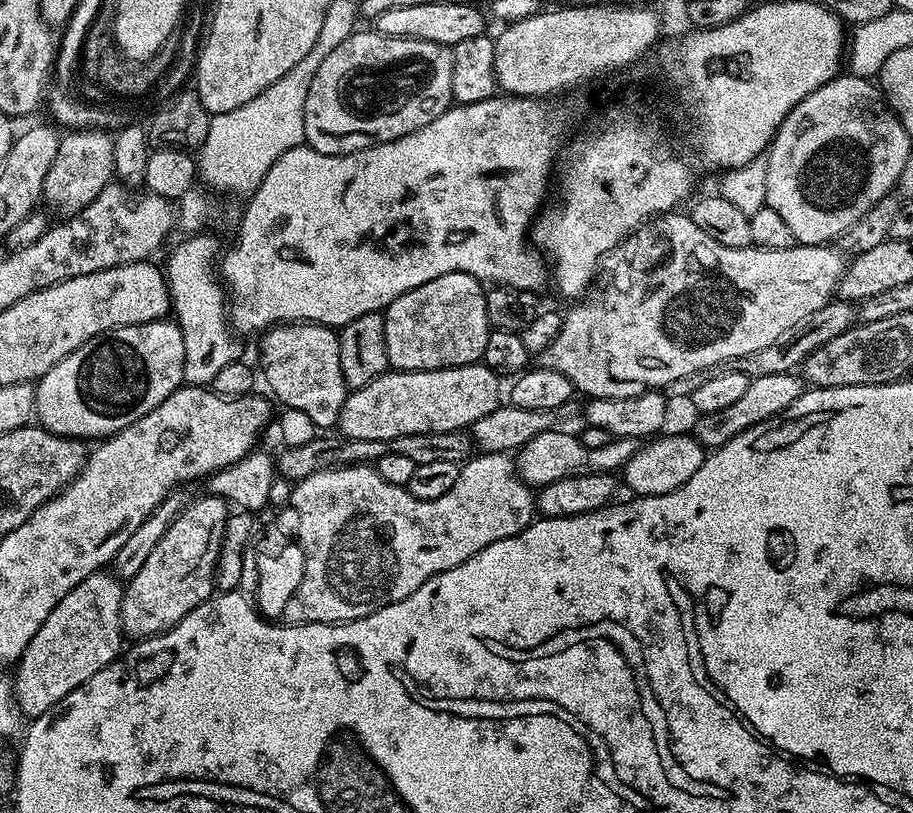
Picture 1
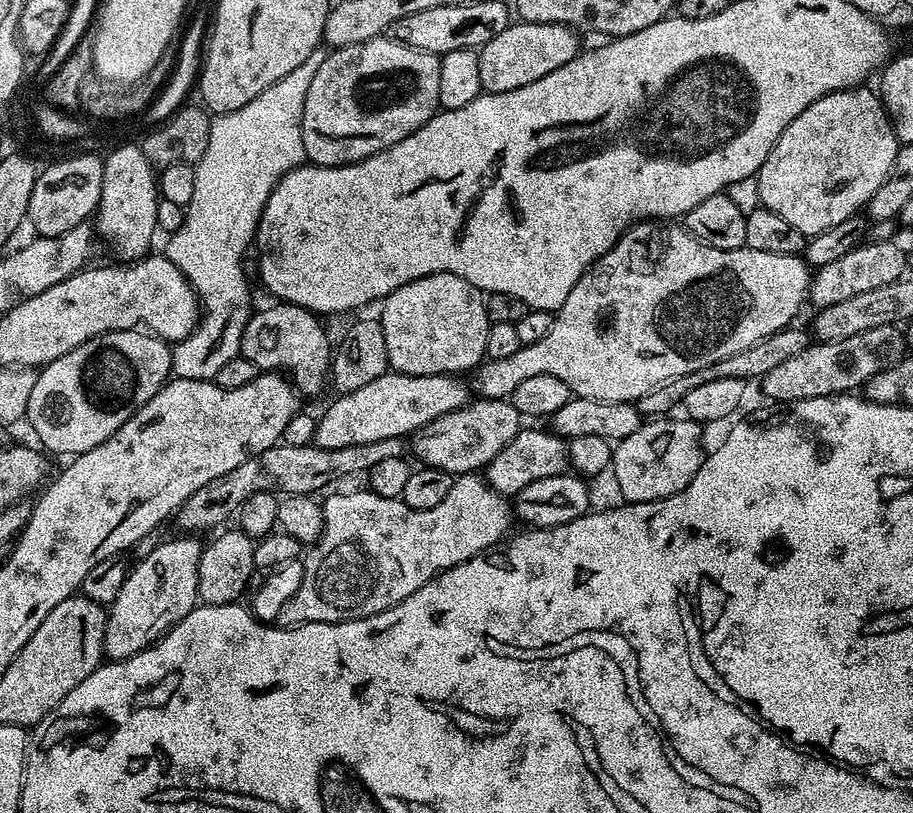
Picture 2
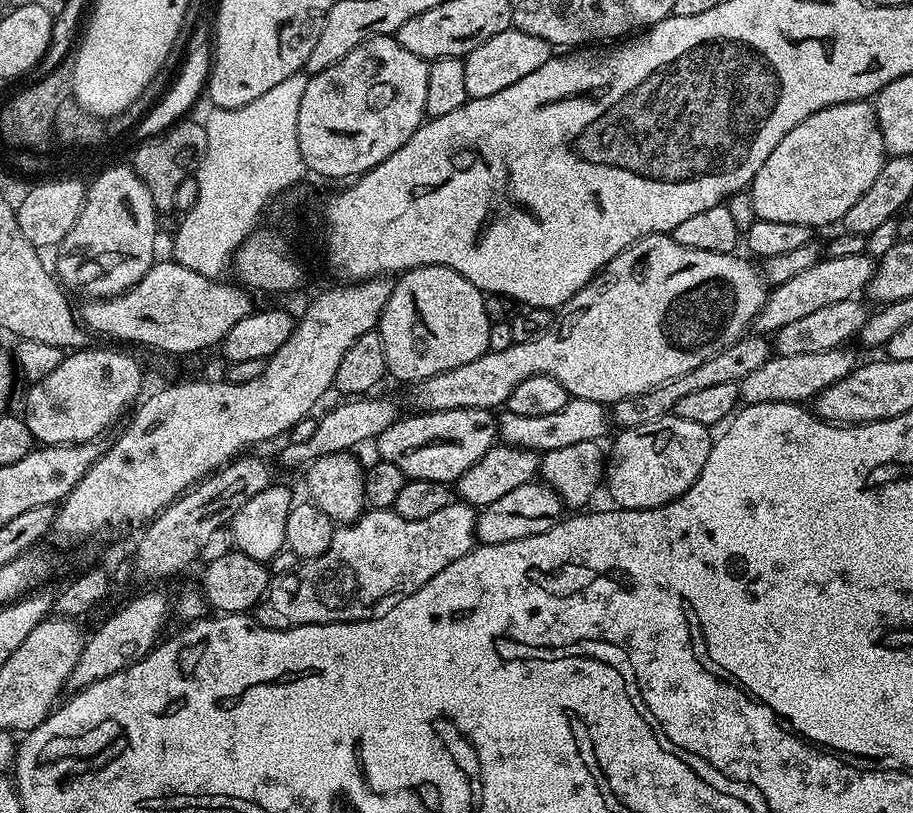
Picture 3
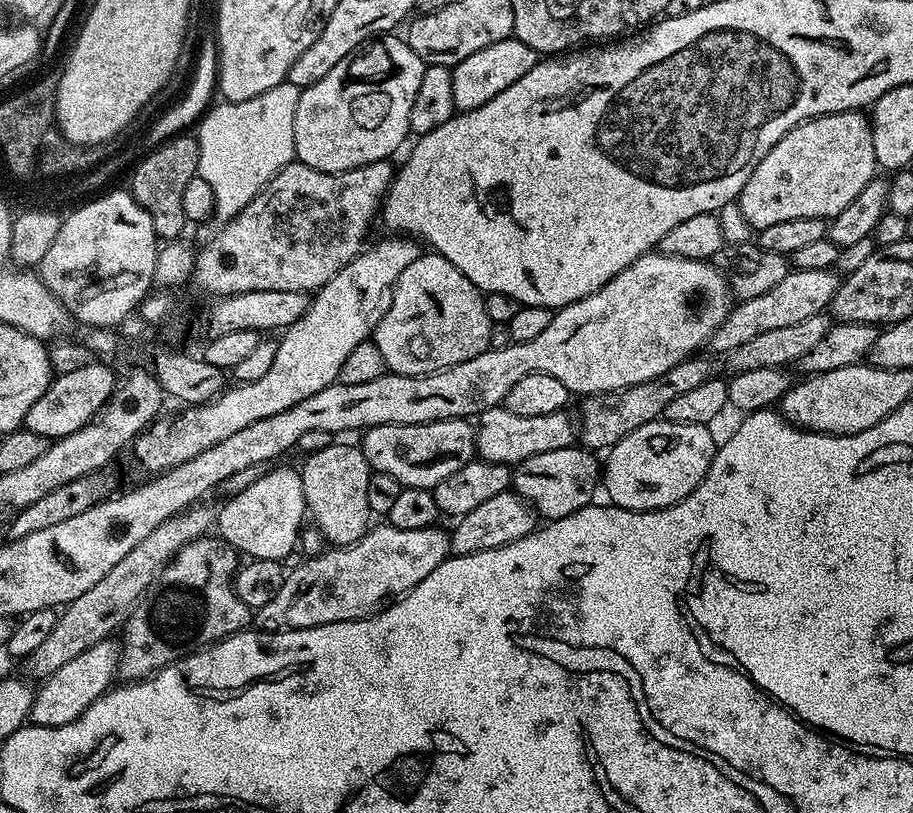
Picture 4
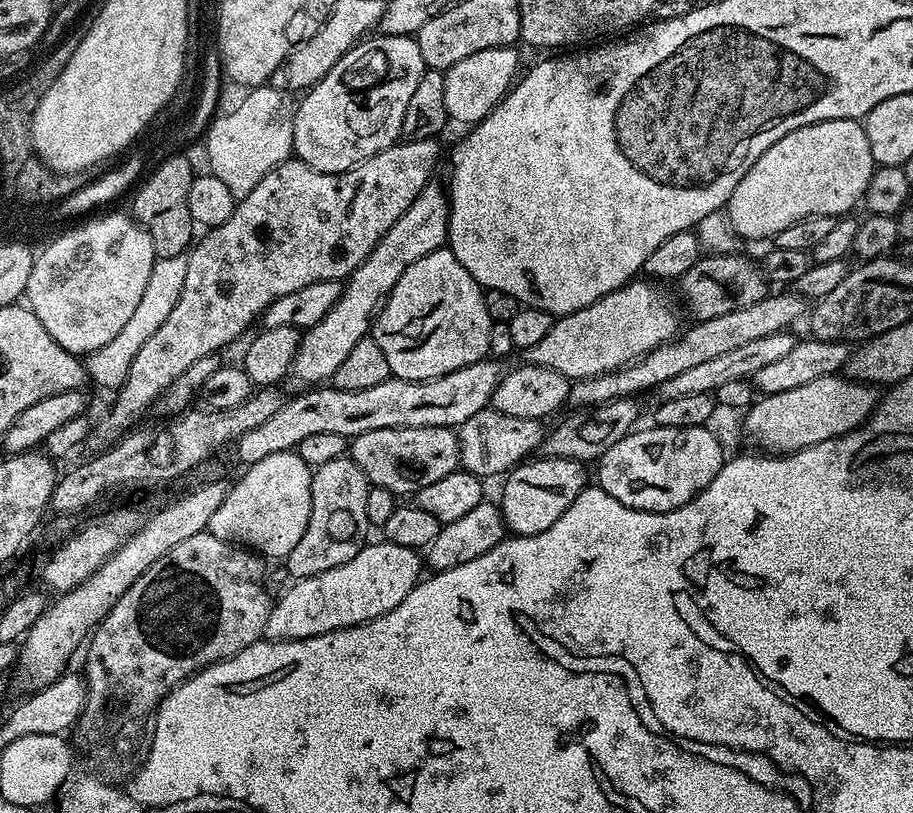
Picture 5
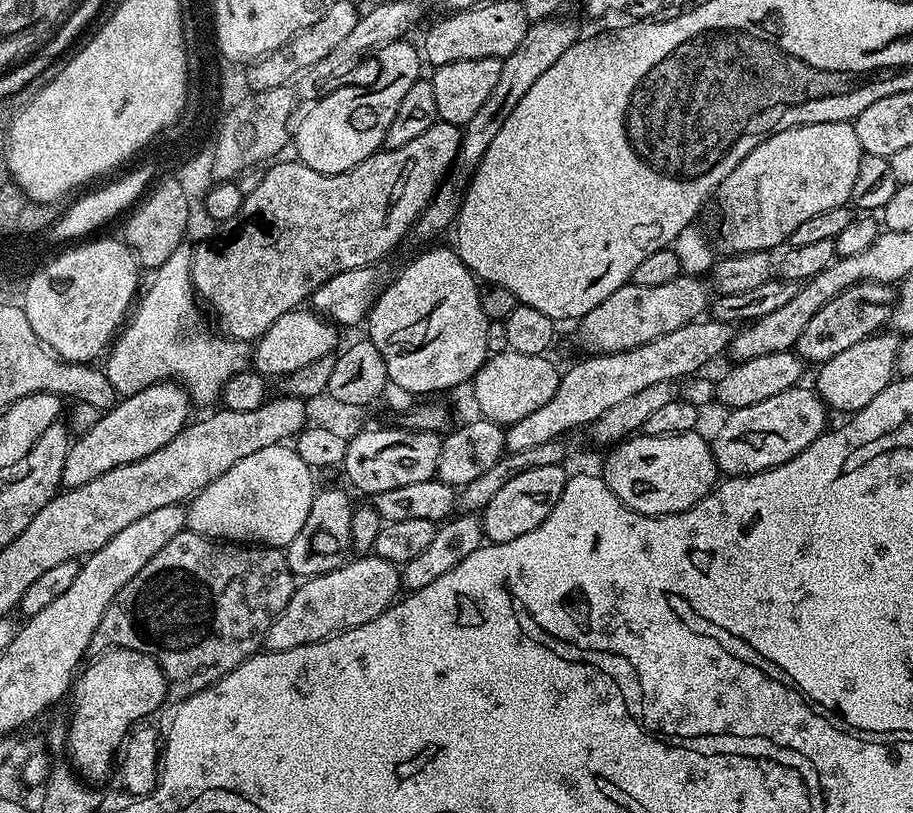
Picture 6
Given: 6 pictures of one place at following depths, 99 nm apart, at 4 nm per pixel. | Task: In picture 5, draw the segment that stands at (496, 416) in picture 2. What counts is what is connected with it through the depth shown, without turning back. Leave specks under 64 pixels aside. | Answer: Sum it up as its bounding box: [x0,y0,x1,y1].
[350,428,460,494]

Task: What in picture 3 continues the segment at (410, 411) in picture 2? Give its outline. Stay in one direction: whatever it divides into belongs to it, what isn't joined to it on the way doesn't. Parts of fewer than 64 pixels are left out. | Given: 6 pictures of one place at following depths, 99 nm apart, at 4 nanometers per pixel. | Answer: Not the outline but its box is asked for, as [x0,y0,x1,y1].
[280,394,398,468]

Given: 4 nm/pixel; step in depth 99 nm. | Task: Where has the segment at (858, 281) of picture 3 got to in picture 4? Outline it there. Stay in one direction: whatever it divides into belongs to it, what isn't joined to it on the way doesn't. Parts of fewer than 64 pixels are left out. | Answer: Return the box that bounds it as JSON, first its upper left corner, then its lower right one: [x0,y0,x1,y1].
[710,268,841,354]

